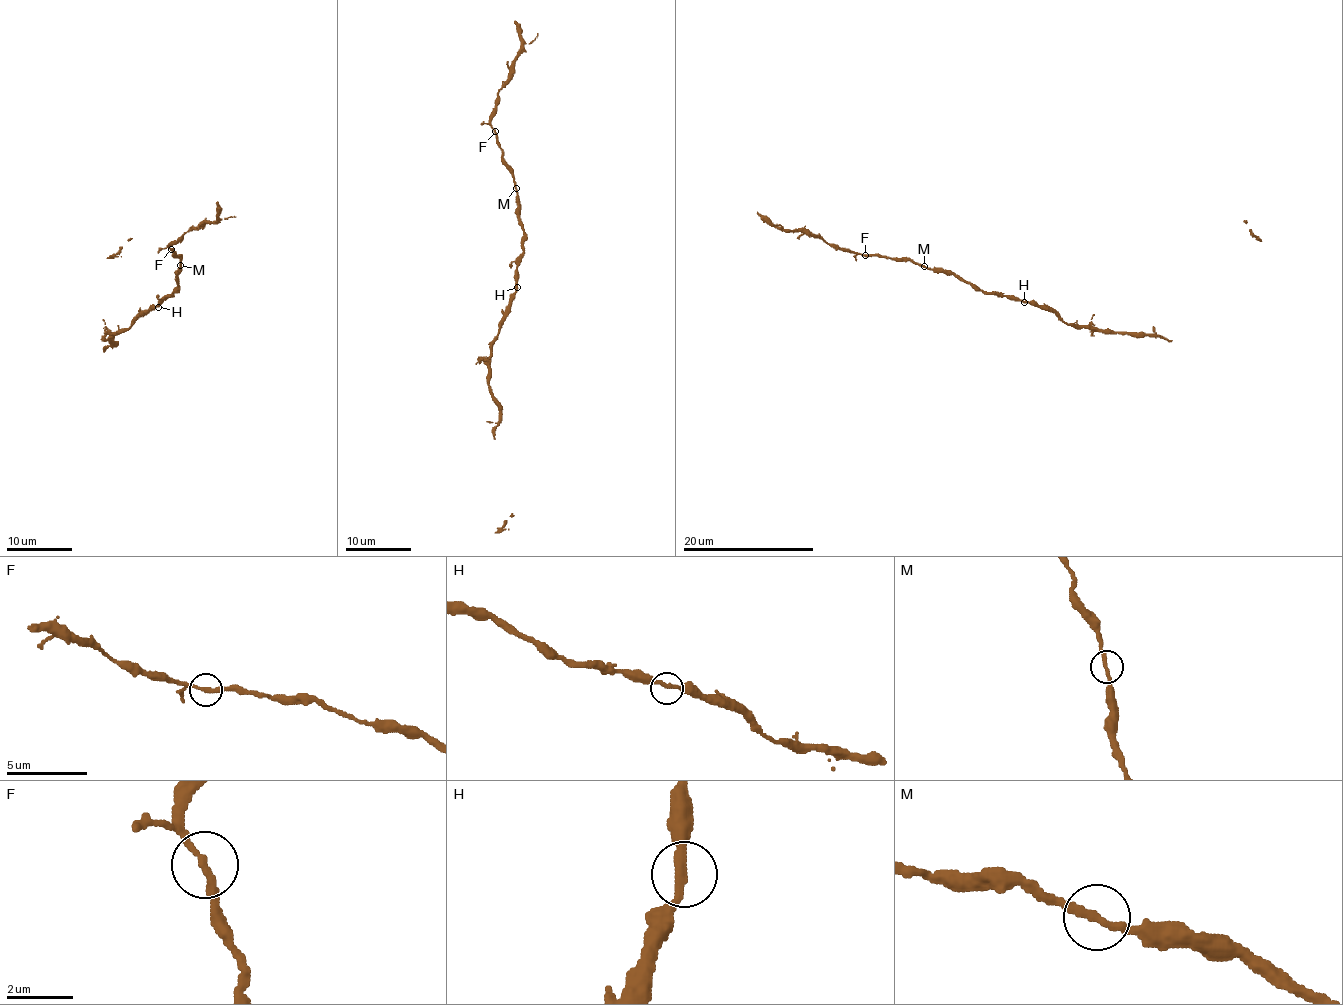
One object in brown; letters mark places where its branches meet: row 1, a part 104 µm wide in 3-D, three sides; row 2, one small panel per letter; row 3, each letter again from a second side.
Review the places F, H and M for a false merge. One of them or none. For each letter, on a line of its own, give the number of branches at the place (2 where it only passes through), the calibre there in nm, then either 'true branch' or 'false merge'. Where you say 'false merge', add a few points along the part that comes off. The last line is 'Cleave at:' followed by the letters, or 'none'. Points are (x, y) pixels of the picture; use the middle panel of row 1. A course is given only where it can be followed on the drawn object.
F: 2 branches meet; 240 nm thick; true branch
H: 2 branches meet; 280 nm thick; true branch
M: 2 branches meet; 260 nm thick; true branch
Cleave at: none

